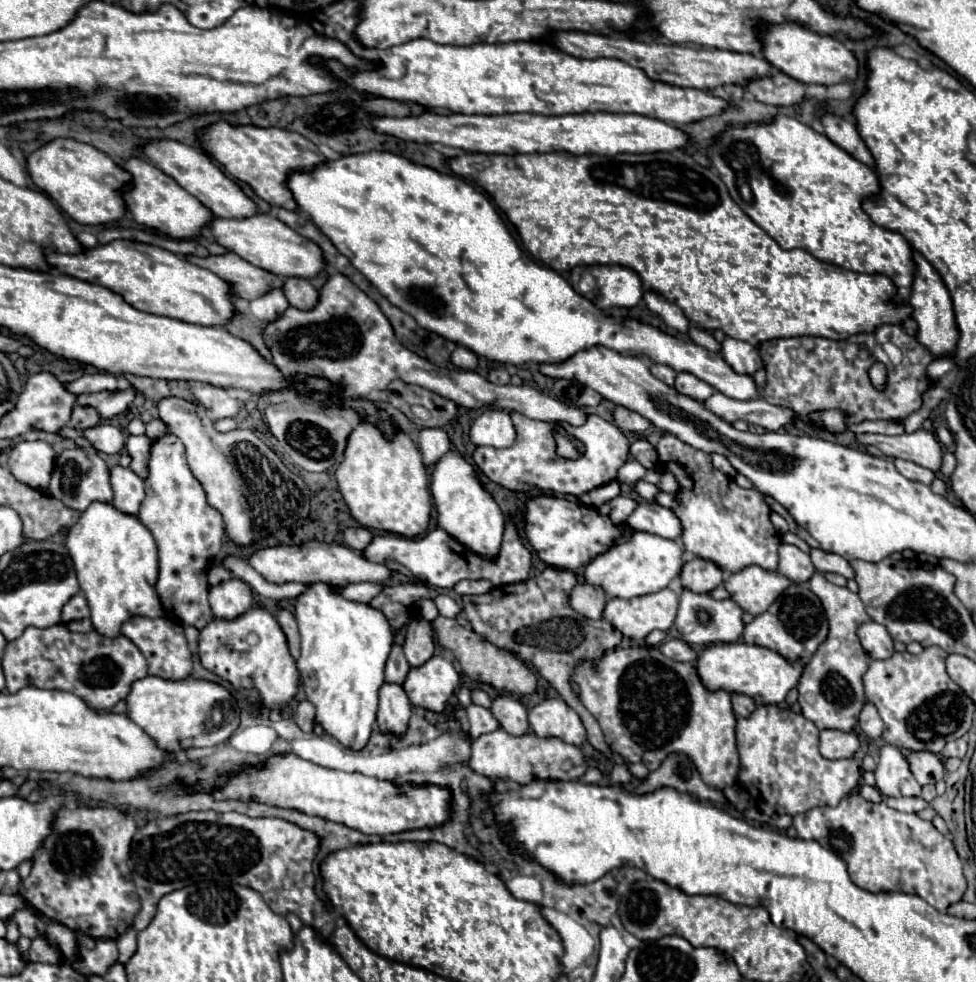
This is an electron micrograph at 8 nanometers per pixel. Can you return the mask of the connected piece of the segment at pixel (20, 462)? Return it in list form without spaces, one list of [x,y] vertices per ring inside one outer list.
[[[19,442],[9,454],[11,474],[35,490],[45,490],[53,472],[55,452],[47,442]]]

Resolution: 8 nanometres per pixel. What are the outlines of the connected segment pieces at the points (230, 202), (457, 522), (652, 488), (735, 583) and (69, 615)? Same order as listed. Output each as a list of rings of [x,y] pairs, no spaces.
[[[153,140],[143,148],[145,158],[159,164],[159,168],[177,180],[181,188],[185,188],[189,194],[193,194],[201,204],[205,204],[217,218],[247,218],[257,214],[255,202],[245,196],[245,192],[237,186],[235,180],[231,180],[221,168],[217,168],[203,152],[197,152],[191,146],[179,144],[175,140]]]
[[[447,452],[433,468],[431,494],[437,508],[439,528],[443,528],[467,550],[479,554],[485,560],[495,560],[505,532],[505,518],[499,506],[495,504],[493,496],[485,492],[483,486],[479,484],[475,468],[469,466],[457,452]]]
[[[639,480],[637,486],[635,486],[635,490],[637,490],[637,494],[639,494],[641,498],[645,498],[645,500],[655,500],[655,496],[659,494],[659,488],[657,488],[655,484],[645,482],[645,480]]]
[[[749,566],[737,574],[725,576],[723,586],[729,592],[729,598],[745,612],[757,616],[763,614],[775,598],[791,584],[785,576],[777,572],[767,572],[759,566]]]
[[[75,594],[61,610],[61,622],[67,624],[71,620],[81,620],[81,618],[89,618],[89,606],[83,594]]]

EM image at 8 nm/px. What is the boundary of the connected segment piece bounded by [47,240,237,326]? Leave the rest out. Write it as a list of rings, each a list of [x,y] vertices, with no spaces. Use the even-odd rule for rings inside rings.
[[[115,240],[81,254],[59,254],[47,250],[47,262],[73,278],[105,286],[121,294],[133,308],[157,316],[175,318],[199,326],[225,326],[237,314],[231,300],[231,284],[213,274],[211,270],[199,268],[177,254],[131,240]]]

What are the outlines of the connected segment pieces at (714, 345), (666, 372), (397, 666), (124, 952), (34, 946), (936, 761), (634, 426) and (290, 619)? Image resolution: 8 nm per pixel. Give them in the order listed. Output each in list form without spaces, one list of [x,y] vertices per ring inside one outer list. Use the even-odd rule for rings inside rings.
[[[691,326],[689,338],[691,338],[695,344],[699,344],[699,346],[711,350],[711,352],[719,352],[719,350],[721,350],[721,344],[719,344],[707,330],[701,330],[701,328],[697,328],[697,326]]]
[[[651,364],[649,370],[651,370],[651,374],[653,374],[655,378],[663,380],[667,386],[673,386],[673,382],[675,382],[675,372],[673,372],[671,368],[667,368],[667,366],[663,366],[663,364]]]
[[[395,644],[389,658],[387,658],[387,664],[385,664],[385,682],[403,684],[407,674],[409,674],[409,664],[403,656],[403,648]]]
[[[129,928],[123,936],[115,940],[117,950],[119,950],[119,962],[125,964],[135,954],[135,940],[137,940],[137,932],[133,928]]]
[[[33,938],[29,946],[31,962],[45,962],[45,964],[59,964],[61,956],[55,946],[51,946],[45,938]]]
[[[911,752],[911,754],[907,754],[907,762],[911,768],[911,774],[915,776],[915,780],[921,786],[935,784],[937,780],[943,780],[943,776],[945,776],[943,762],[933,752]]]
[[[617,406],[617,408],[613,410],[613,418],[615,418],[615,424],[617,424],[621,430],[625,430],[625,432],[643,434],[643,432],[651,426],[651,422],[649,422],[647,418],[639,416],[637,412],[631,412],[631,410],[623,408],[623,406]]]
[[[281,610],[279,616],[277,616],[277,620],[279,620],[281,630],[283,630],[285,636],[287,636],[289,652],[291,652],[291,656],[297,660],[297,658],[299,658],[299,630],[297,630],[295,616],[293,616],[289,610]]]

